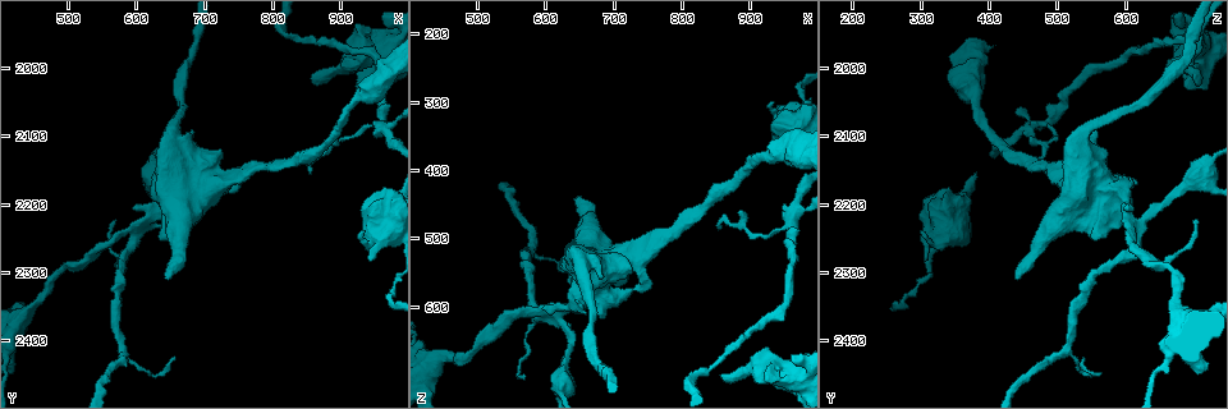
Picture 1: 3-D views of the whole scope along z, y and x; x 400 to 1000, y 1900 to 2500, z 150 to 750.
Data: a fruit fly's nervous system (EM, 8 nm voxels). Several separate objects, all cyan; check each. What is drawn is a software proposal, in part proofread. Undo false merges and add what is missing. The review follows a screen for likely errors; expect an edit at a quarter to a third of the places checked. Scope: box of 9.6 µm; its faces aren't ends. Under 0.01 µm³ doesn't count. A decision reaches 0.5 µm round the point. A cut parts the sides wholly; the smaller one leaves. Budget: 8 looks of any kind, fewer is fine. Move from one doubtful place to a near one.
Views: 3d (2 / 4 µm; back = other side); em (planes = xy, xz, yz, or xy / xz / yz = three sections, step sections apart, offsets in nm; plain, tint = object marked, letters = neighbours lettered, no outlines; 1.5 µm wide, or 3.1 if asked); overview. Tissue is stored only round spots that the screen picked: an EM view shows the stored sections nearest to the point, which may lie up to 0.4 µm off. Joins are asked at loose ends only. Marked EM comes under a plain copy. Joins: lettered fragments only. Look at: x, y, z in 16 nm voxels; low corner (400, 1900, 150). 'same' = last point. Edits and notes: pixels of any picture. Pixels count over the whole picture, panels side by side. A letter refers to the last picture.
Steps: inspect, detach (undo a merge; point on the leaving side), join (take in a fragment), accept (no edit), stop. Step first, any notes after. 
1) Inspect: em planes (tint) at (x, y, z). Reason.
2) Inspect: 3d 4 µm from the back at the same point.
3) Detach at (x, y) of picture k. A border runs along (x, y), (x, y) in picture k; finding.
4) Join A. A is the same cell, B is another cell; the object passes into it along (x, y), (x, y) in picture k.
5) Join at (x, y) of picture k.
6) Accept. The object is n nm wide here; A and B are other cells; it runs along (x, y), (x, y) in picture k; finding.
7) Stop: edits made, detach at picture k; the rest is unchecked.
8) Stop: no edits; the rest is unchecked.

Inspect: em planes (letters) at (675, 2115, 545). Calibre changes.

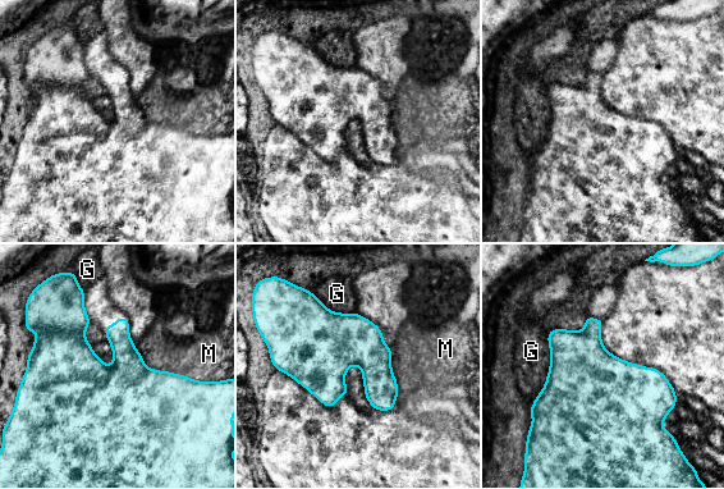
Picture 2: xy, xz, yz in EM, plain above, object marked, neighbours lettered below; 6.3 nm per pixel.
Accept. The object is 300 nm wide here; G and M are other cells; a border runs along (586, 314), (548, 333), (532, 400) in picture 2; all the same cell.

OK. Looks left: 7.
Inspect: 3d 2 µm at (865, 2025, 710). An open end.

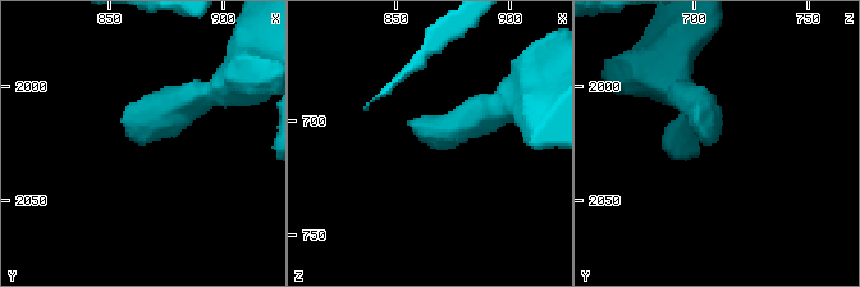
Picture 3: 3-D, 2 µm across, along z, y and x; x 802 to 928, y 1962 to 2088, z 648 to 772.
Inspect: em planes (letters) at (860, 2025, 707).

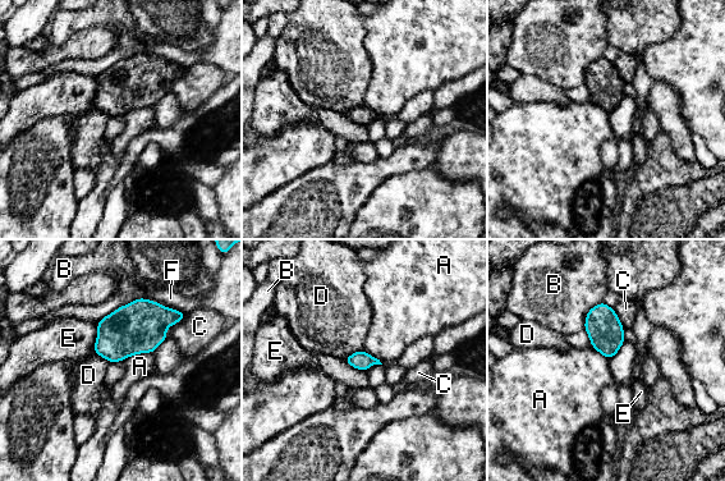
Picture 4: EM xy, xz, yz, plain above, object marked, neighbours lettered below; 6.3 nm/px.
Accept. A, B, C, D, E and F are other cells; a border runs along (362, 348), (343, 360) in picture 4; no lettered fragment goes on from it.

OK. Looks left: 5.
Inspect: em planes (letters) at (575, 2415, 510). Arms part here.

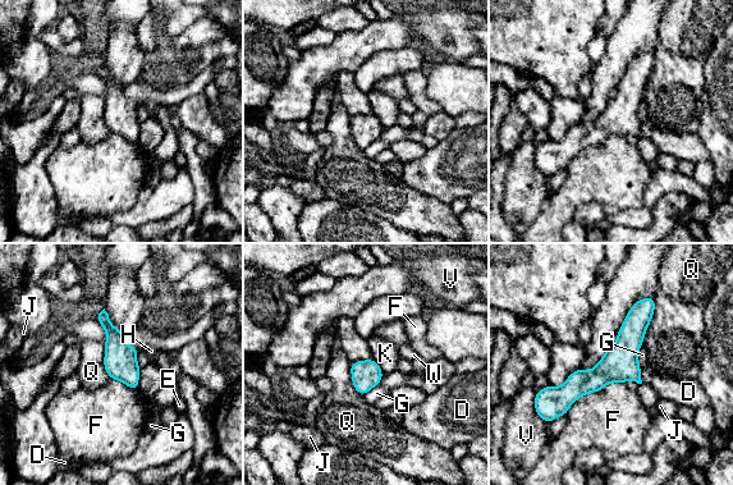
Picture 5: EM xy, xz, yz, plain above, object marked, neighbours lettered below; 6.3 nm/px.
Accept. The longest contact is with F, 420 nm; D, E, F, G, H, J, K, Q, V and W are other cells; a border runs along (655, 298), (655, 311), (642, 343) in picture 5; continuous, no second cell.

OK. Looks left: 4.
Stop: no edits; the rest is unchecked.

